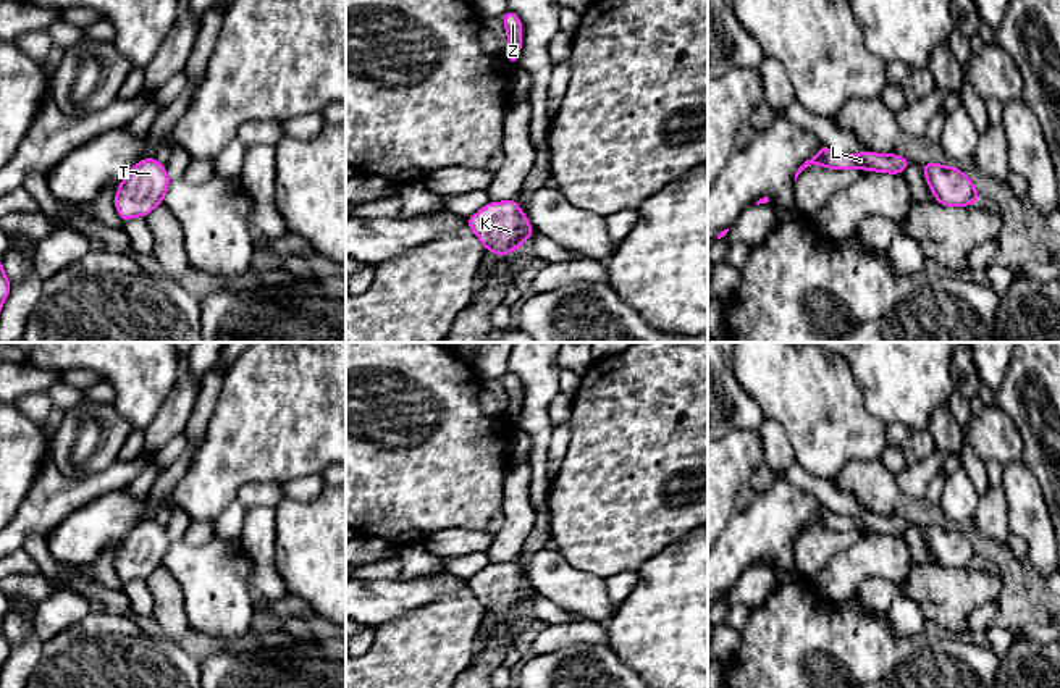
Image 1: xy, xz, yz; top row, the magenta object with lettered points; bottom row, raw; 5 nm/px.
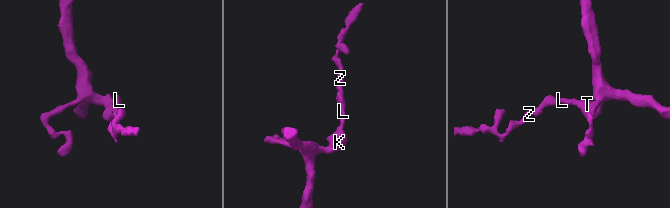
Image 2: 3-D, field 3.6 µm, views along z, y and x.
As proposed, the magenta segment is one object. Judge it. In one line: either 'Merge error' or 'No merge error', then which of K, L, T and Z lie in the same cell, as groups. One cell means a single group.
No merge error. Groups: K L T Z

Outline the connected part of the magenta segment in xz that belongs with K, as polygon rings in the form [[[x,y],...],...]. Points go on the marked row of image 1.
[[[515,199],[488,202],[482,210],[467,218],[467,226],[480,239],[485,250],[491,250],[501,258],[512,249],[520,249],[535,233]]]

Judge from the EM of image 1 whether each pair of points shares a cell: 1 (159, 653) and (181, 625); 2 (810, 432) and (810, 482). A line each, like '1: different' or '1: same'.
1: different
2: different

